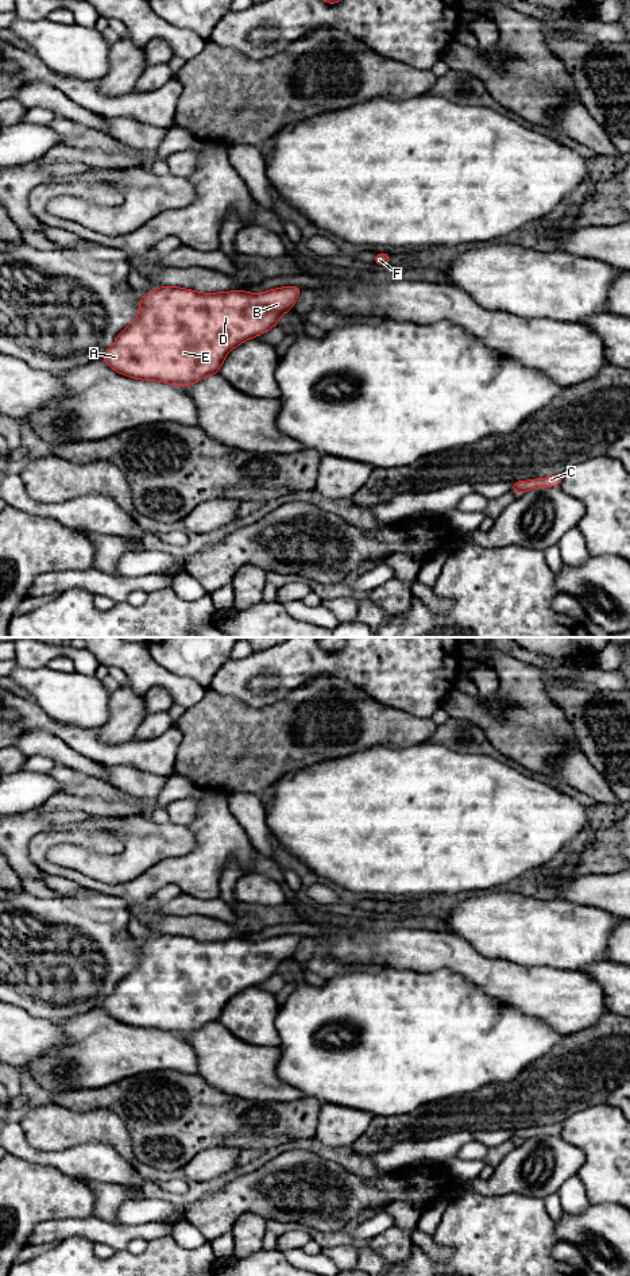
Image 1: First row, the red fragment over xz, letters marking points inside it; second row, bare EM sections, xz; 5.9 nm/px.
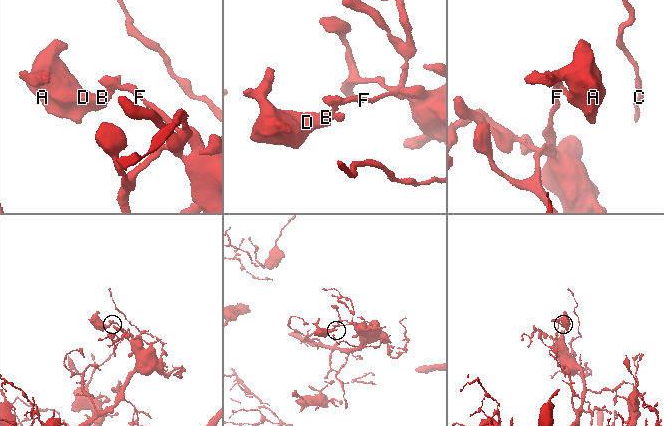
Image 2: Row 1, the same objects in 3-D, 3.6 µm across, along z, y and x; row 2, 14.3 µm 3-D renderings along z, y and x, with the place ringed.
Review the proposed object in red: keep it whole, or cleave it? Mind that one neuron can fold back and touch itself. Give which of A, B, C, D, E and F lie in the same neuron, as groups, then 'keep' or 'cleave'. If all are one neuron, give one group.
A B C D E F | keep

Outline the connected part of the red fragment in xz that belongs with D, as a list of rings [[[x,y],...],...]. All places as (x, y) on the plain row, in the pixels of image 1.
[[[158,934],[154,941],[144,941],[142,944],[138,965],[119,982],[115,991],[105,998],[101,1007],[112,1018],[131,1026],[162,1029],[183,1036],[193,1033],[206,1024],[217,1022],[232,996],[278,974],[278,967],[293,957],[297,944],[302,938],[299,934],[285,934],[258,942],[244,938],[198,941],[178,934]]]

